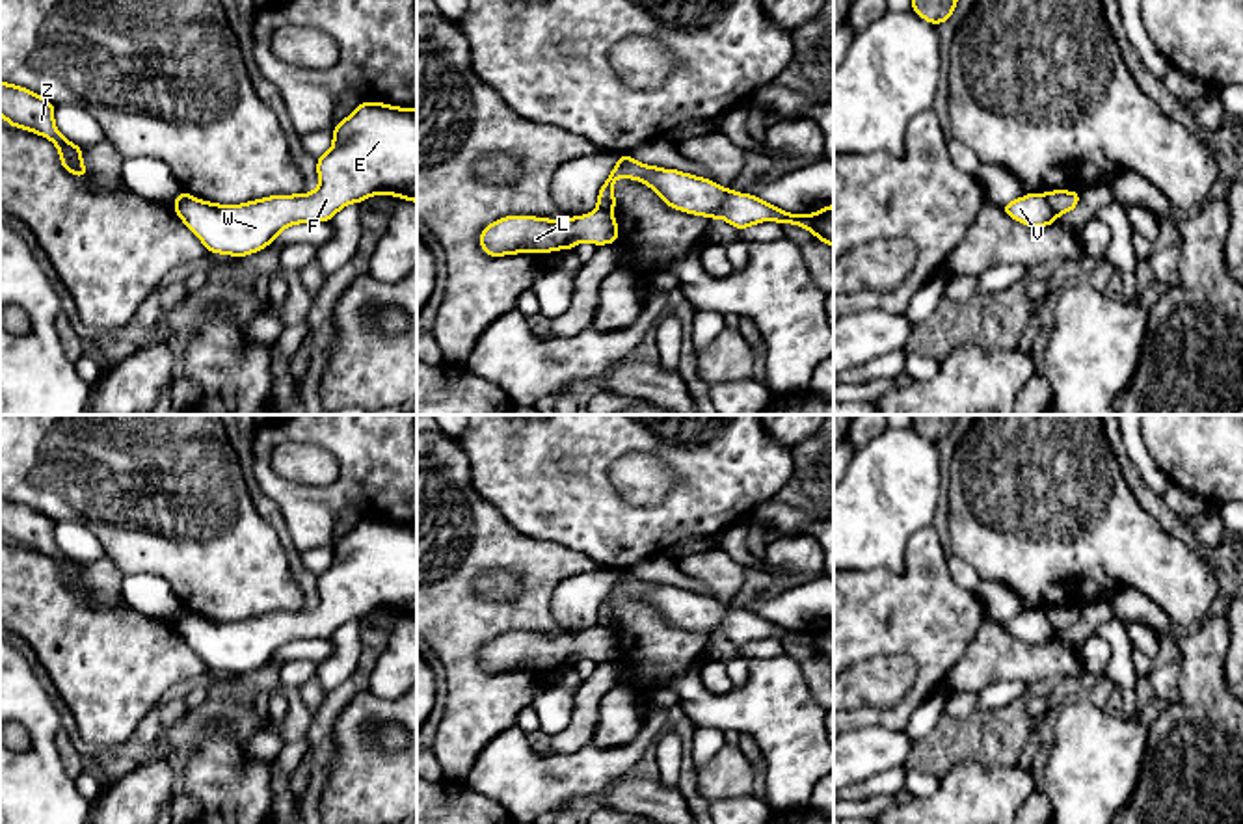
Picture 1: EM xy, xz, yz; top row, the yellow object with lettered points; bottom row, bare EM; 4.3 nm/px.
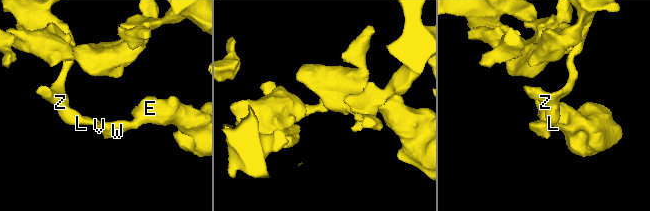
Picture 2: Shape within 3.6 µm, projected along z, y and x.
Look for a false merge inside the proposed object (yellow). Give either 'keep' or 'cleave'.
cleave

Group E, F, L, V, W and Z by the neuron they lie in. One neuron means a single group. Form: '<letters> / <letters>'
E F V W / L Z

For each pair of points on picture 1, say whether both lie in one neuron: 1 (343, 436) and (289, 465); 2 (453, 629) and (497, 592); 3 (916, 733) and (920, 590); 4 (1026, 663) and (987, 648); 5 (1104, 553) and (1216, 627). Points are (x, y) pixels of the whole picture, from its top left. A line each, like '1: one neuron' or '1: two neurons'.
1: two neurons
2: two neurons
3: two neurons
4: one neuron
5: two neurons

